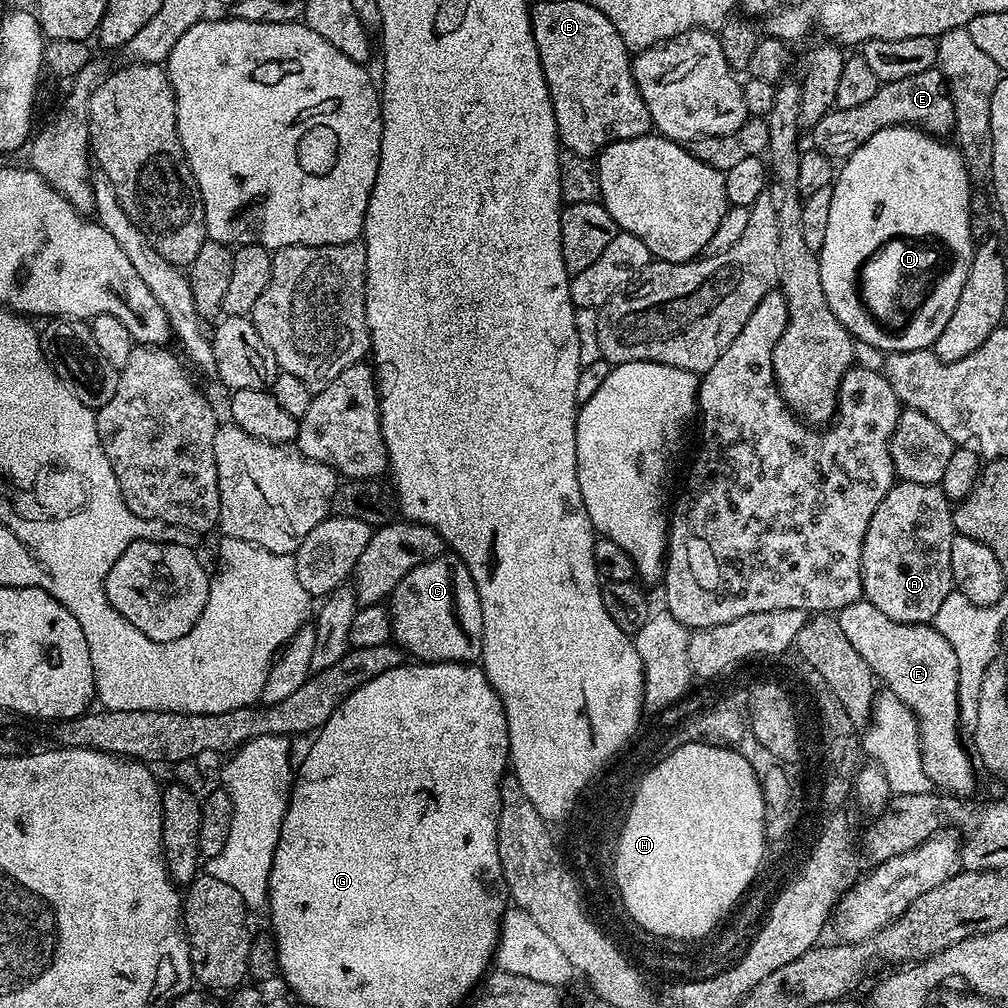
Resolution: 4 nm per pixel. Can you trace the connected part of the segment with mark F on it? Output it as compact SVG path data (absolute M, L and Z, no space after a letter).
M861 598L859 600L855 600L855 602L853 604L851 604L850 606L846 606L845 608L841 608L839 613L838 613L838 619L840 621L840 625L842 626L843 632L845 632L845 634L846 634L847 640L849 640L850 643L854 645L854 650L858 650L858 654L862 654L862 658L866 658L866 662L870 666L870 670L872 671L872 675L876 677L877 681L879 681L879 683L881 685L883 685L883 687L885 689L887 689L887 691L894 693L898 697L898 699L900 699L900 701L902 703L904 703L904 705L908 709L910 709L914 715L916 715L916 730L917 730L917 733L918 733L918 747L920 749L920 757L922 758L922 770L932 780L933 785L935 785L935 787L937 789L943 790L945 793L951 794L953 797L956 797L956 798L959 798L959 796L966 795L967 792L974 791L975 788L976 788L976 772L975 772L974 769L972 769L973 757L970 755L970 752L969 752L970 757L968 757L968 752L967 752L966 749L964 749L963 742L960 741L960 735L962 735L962 729L961 729L961 726L960 726L960 703L958 702L958 656L956 654L954 654L954 646L950 646L950 642L946 642L946 638L942 638L942 634L938 634L938 630L931 623L926 623L926 624L903 624L902 622L894 622L890 618L886 618L886 614L882 614L882 610L878 610L878 606L874 606L873 604L870 603L869 600L863 599L863 598Z

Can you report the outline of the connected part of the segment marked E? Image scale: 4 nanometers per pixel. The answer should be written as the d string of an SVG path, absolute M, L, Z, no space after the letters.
M939 67L930 70L922 70L922 74L910 74L910 78L898 78L881 83L880 89L862 106L850 106L849 108L833 107L831 112L818 121L817 124L811 125L812 140L815 151L826 154L834 162L843 162L856 153L859 148L874 134L878 134L884 128L894 128L897 126L911 126L921 129L928 133L929 136L937 138L947 137L953 131L955 126L955 108L949 92L948 83Z

